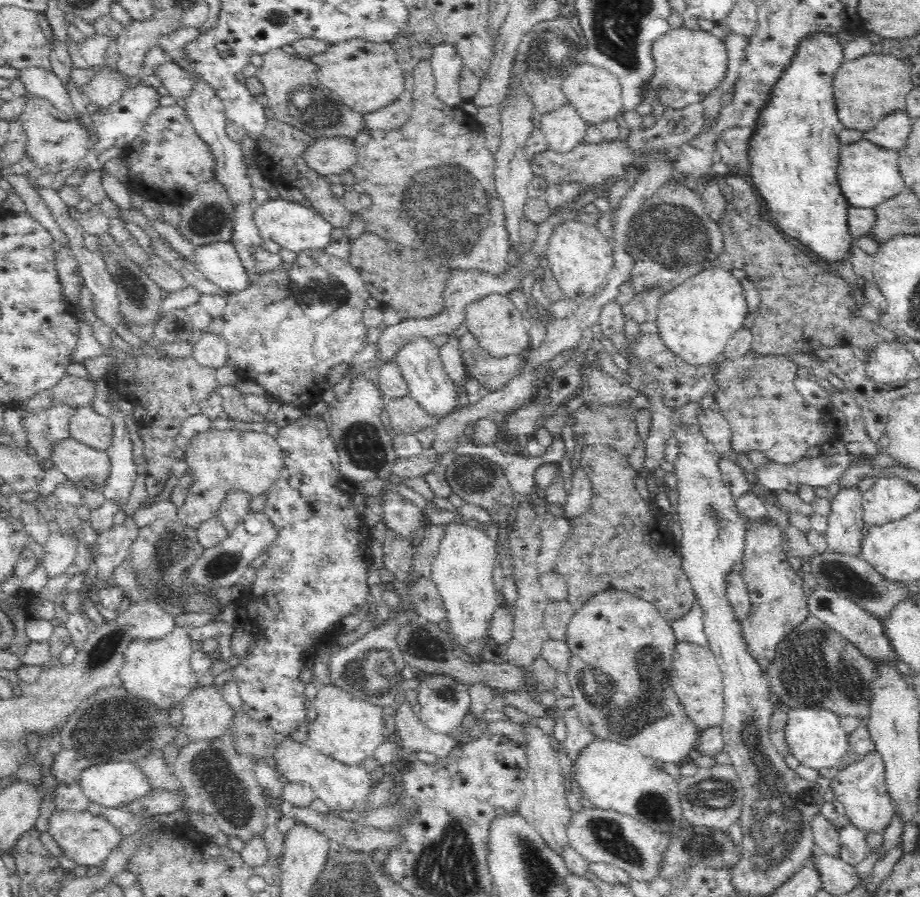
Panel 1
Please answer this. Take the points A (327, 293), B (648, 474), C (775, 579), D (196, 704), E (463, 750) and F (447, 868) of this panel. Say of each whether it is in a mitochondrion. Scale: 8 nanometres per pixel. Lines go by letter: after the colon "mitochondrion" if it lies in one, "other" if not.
A: mitochondrion
B: other
C: other
D: other
E: other
F: mitochondrion

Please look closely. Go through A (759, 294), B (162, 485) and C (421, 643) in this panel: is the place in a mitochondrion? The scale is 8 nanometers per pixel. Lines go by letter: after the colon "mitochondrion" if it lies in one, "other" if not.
A: other
B: other
C: mitochondrion

